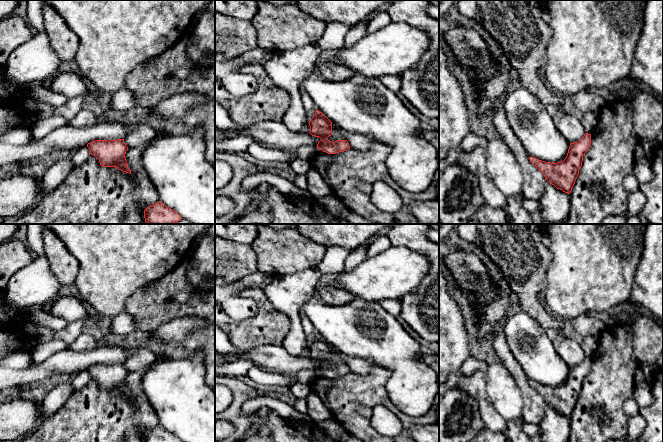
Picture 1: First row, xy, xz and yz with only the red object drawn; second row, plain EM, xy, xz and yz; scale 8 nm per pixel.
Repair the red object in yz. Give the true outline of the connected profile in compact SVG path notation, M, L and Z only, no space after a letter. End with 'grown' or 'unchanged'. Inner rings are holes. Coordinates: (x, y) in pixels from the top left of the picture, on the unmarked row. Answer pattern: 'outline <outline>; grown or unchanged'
outline M591 358L584 360L574 367L570 367L566 382L557 387L545 386L530 381L530 386L541 395L545 403L557 413L570 418L582 390L583 380L591 369Z; unchanged

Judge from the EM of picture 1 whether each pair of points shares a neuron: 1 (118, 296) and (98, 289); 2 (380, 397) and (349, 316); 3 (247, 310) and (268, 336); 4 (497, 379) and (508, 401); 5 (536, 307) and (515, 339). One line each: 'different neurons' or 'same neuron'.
1: same neuron
2: different neurons
3: different neurons
4: same neuron
5: different neurons

